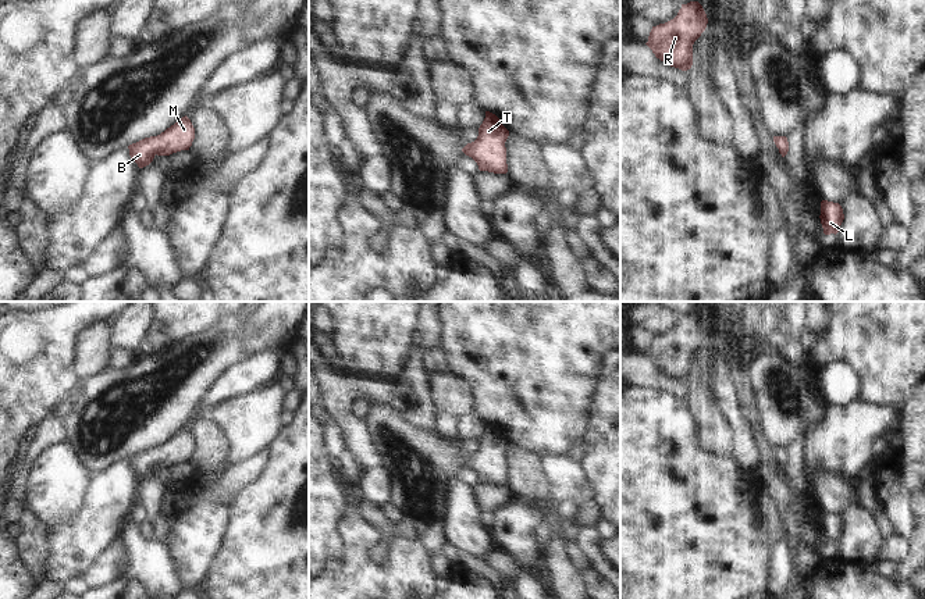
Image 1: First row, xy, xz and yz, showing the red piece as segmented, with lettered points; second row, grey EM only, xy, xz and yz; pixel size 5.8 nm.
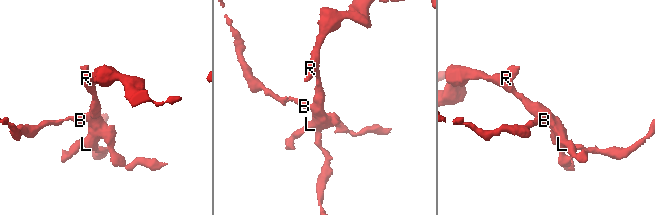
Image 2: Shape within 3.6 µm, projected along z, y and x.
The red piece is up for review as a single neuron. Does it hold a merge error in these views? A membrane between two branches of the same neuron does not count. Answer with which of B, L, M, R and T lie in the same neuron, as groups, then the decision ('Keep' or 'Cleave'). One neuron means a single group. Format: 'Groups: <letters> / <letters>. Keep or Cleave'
Groups: B L M R T. Keep.

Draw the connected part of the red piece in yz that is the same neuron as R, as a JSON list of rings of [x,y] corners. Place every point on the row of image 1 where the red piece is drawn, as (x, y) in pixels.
[[[698,1],[682,4],[673,19],[652,26],[645,44],[666,65],[687,71],[693,65],[693,44],[707,24],[707,14]]]

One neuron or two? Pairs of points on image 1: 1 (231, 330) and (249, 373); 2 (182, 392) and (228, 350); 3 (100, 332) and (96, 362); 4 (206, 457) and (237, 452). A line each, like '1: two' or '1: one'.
1: two
2: one
3: one
4: two

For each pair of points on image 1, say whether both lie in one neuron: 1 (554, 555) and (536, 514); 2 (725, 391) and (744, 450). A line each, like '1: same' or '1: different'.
1: different
2: same

